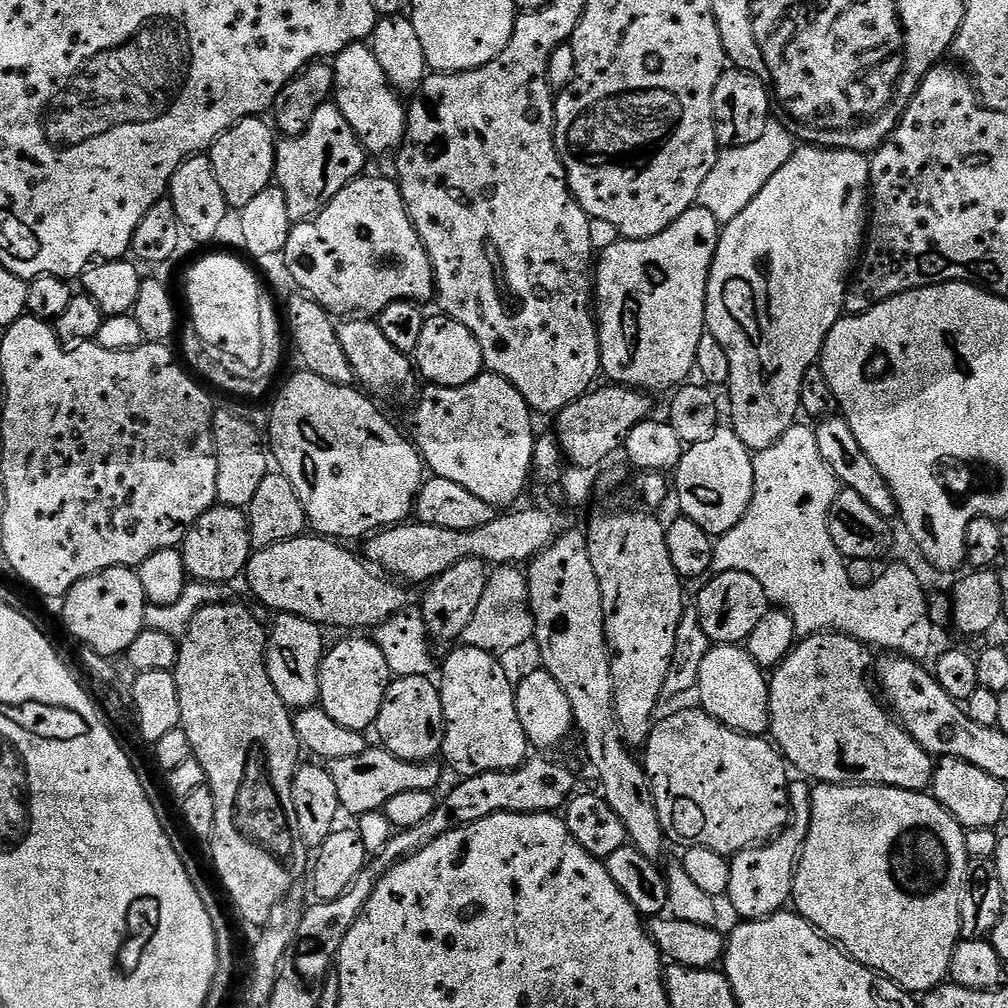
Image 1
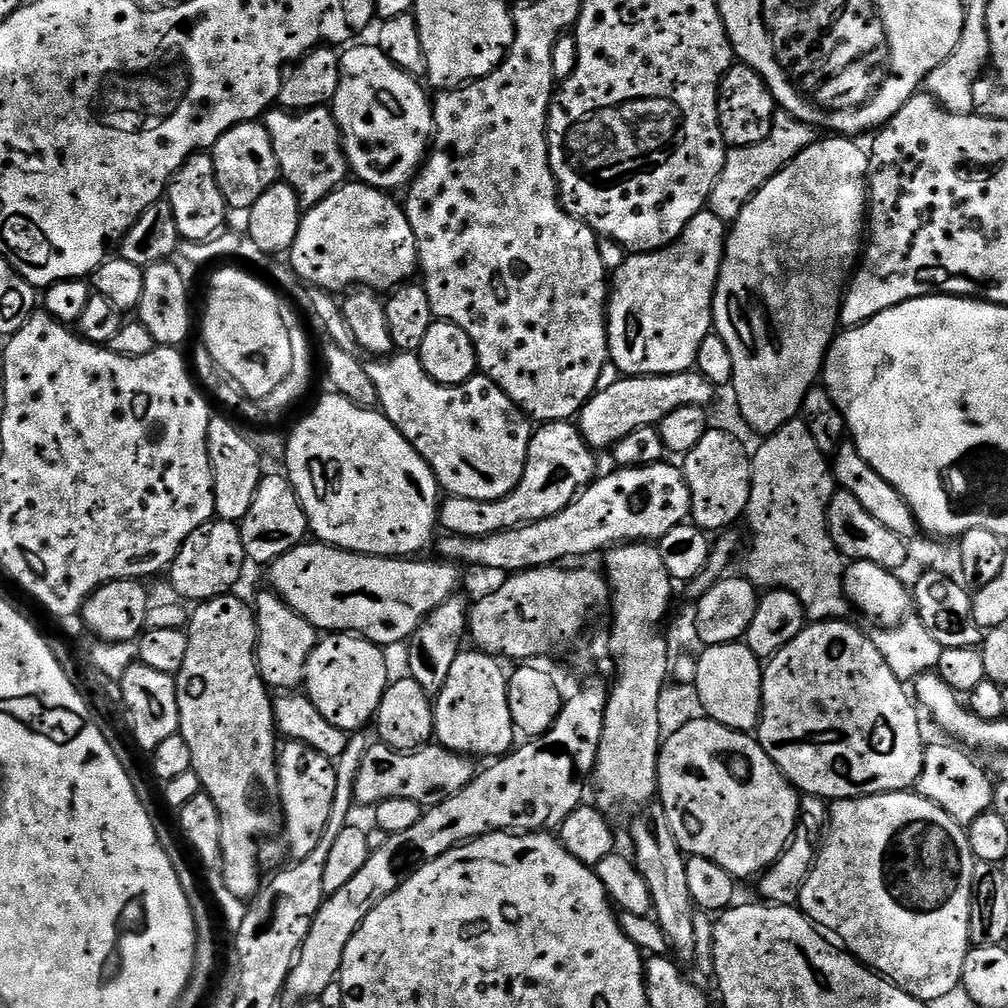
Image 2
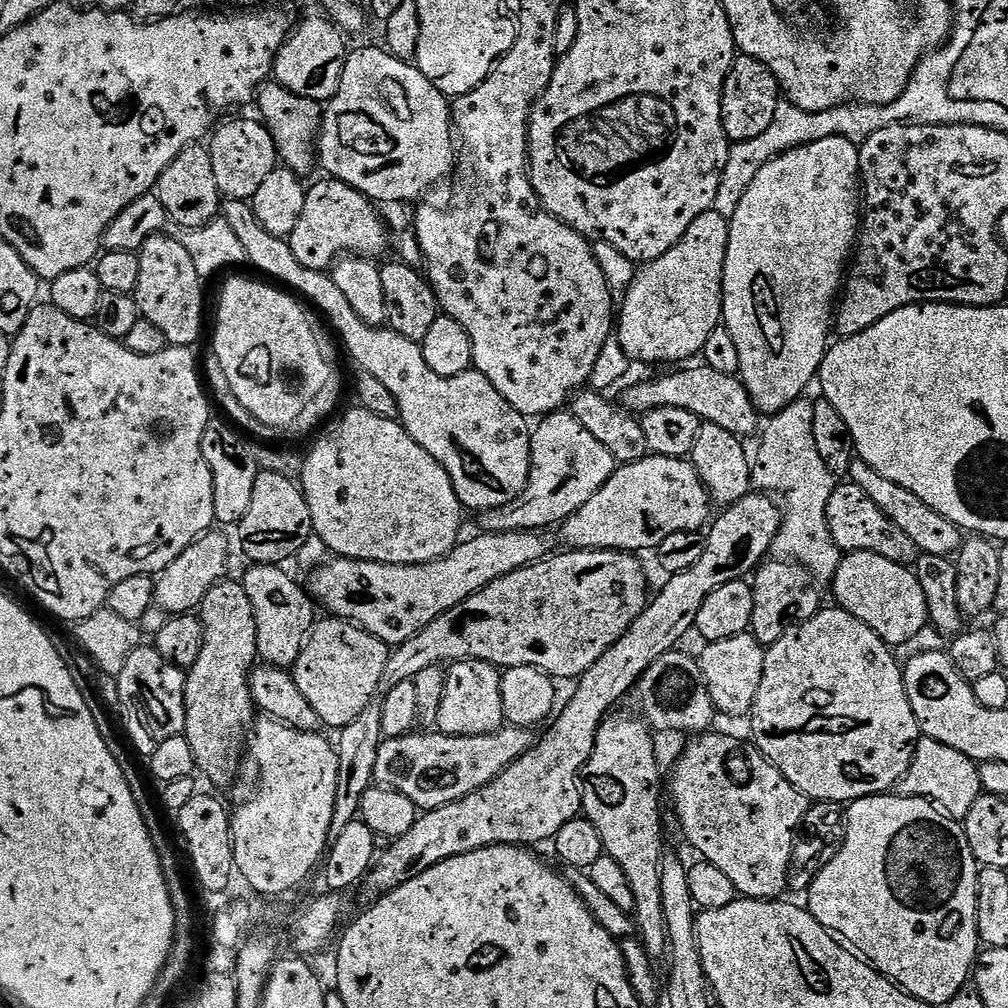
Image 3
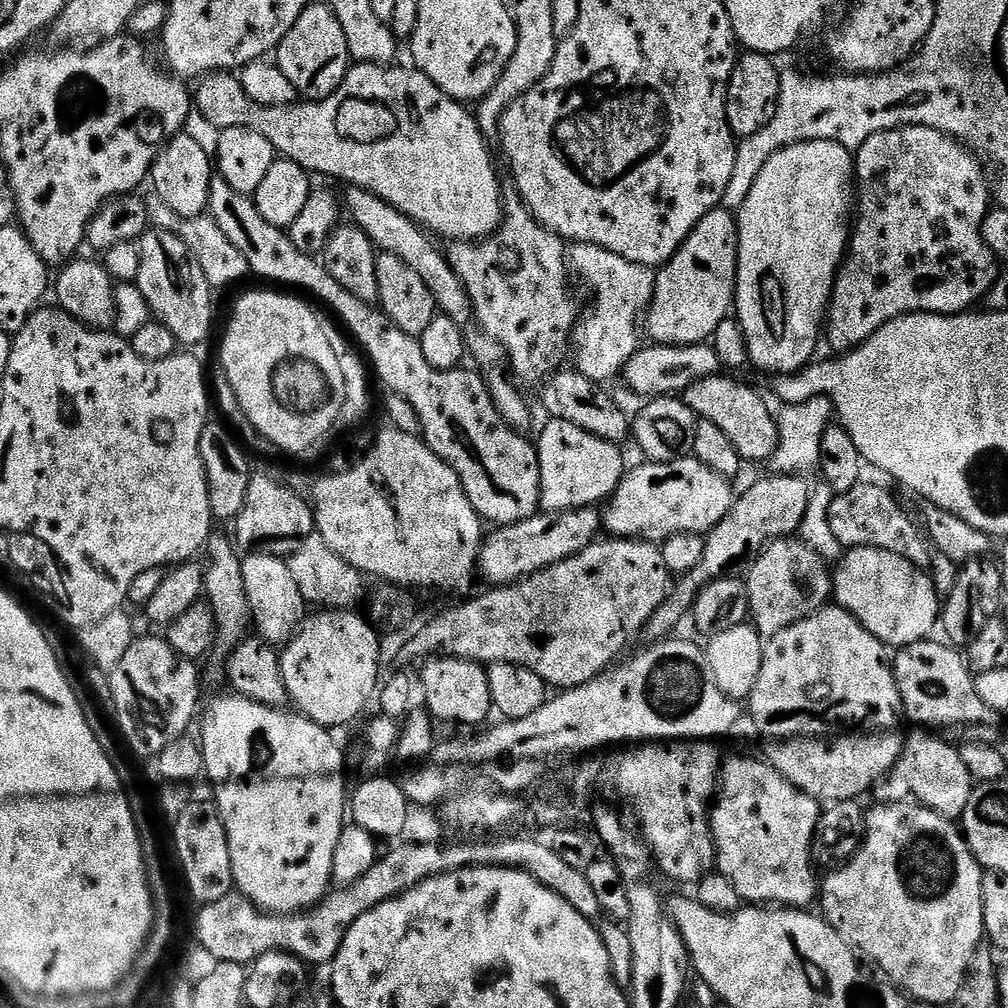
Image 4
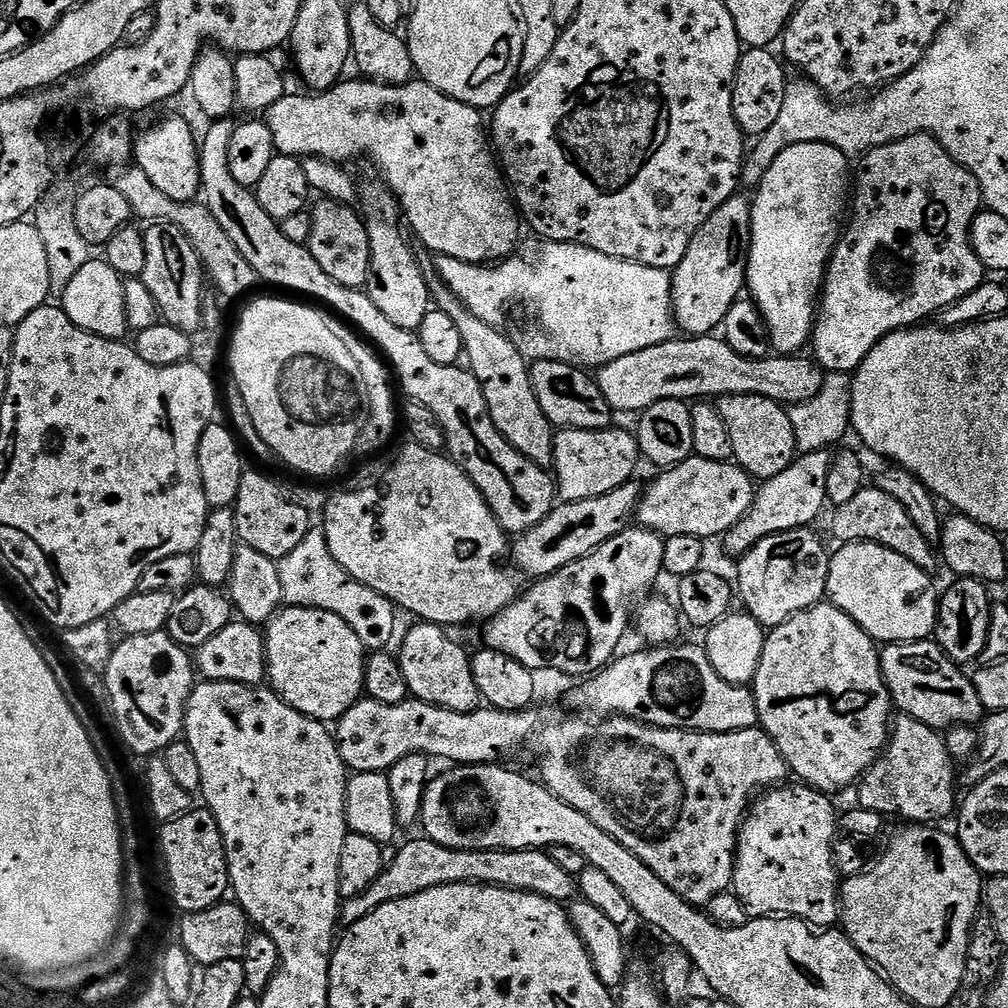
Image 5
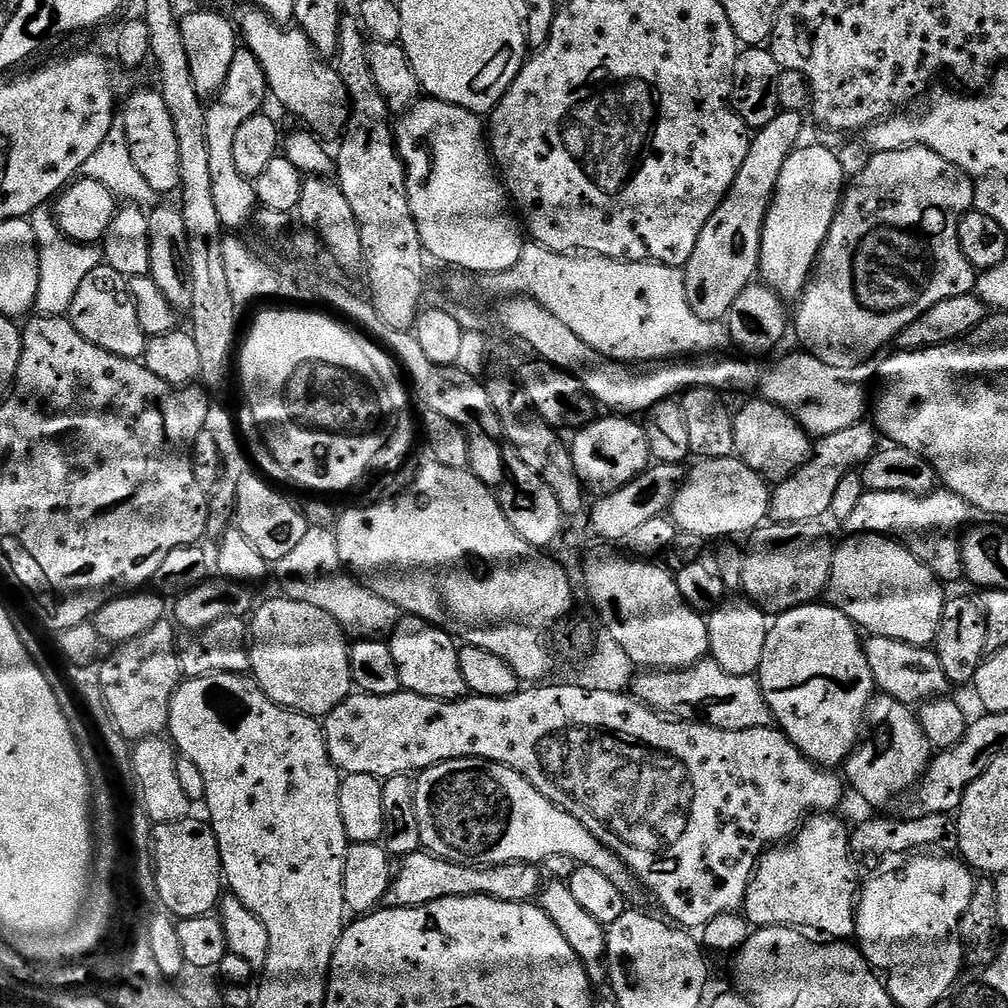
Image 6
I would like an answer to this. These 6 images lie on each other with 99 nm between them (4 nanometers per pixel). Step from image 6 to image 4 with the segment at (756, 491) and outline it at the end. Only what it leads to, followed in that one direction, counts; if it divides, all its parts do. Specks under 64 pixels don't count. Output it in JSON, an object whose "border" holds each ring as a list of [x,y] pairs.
{"border":[[[695,455],[675,460],[669,464],[654,464],[640,462],[637,468],[629,467],[620,485],[612,493],[602,512],[602,528],[609,537],[622,540],[647,540],[649,542],[663,542],[672,536],[698,532],[707,534],[711,528],[718,526],[722,518],[726,518],[732,509],[734,491],[730,485],[729,477],[719,476],[710,466],[697,460]]]}

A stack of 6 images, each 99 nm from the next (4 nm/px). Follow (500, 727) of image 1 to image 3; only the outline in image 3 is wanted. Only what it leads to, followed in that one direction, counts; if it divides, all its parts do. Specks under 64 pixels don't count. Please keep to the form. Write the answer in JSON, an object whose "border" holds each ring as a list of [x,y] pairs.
{"border":[[[458,660],[447,669],[442,710],[438,710],[436,728],[448,736],[477,736],[495,732],[505,723],[502,706],[501,673],[495,664],[484,660]]]}

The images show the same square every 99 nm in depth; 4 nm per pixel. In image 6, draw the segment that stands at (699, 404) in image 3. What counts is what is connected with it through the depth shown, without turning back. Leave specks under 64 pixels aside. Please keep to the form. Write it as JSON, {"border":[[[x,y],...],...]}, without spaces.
{"border":[[[763,398],[748,400],[735,409],[734,422],[735,455],[750,470],[754,470],[769,482],[779,482],[794,474],[813,455],[814,444],[800,423],[786,410]]]}

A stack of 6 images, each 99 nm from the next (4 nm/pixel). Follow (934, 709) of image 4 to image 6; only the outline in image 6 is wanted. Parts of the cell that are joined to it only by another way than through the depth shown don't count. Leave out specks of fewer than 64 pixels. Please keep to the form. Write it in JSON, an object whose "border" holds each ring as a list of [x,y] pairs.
{"border":[[[869,635],[863,641],[863,646],[866,662],[870,664],[870,670],[876,679],[877,689],[883,695],[894,698],[903,704],[916,706],[925,700],[935,700],[943,697],[947,693],[944,691],[949,691],[950,685],[946,678],[946,672],[942,670],[942,662],[937,658],[935,651],[931,647],[915,648],[912,644],[903,644],[897,640],[886,638],[885,636],[873,635]]]}

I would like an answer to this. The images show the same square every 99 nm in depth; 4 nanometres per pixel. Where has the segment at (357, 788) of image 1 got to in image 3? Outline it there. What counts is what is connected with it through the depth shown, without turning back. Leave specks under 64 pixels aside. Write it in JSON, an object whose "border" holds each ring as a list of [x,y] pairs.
{"border":[[[501,726],[495,732],[478,734],[477,736],[448,736],[439,730],[424,730],[417,734],[406,736],[389,736],[378,746],[378,756],[375,759],[372,779],[379,787],[389,788],[405,798],[410,798],[418,810],[441,808],[450,802],[458,802],[466,798],[466,794],[474,794],[474,790],[482,790],[490,782],[509,768],[522,754],[532,748],[534,736],[527,728]]]}

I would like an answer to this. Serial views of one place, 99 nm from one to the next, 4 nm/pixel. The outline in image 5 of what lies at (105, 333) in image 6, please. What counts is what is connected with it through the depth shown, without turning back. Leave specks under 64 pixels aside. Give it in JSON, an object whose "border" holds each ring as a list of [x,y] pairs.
{"border":[[[90,258],[70,283],[59,293],[58,300],[65,314],[82,330],[94,334],[98,338],[123,341],[124,335],[129,335],[130,329],[126,322],[126,298],[124,294],[125,277],[108,264],[107,259]]]}

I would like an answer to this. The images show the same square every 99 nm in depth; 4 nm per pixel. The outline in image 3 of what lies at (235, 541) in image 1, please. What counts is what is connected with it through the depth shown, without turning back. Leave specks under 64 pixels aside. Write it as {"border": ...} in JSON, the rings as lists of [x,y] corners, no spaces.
{"border":[[[209,530],[197,538],[193,544],[186,546],[170,566],[166,566],[155,577],[152,585],[152,599],[155,607],[160,608],[169,616],[192,614],[210,594],[215,584],[220,583],[229,575],[228,572],[228,540],[220,530]]]}

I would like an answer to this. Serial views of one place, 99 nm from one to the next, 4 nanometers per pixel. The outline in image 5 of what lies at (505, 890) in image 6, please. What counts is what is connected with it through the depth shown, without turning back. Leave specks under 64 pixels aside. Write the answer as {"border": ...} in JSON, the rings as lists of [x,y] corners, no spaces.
{"border":[[[427,838],[419,839],[412,840],[397,850],[396,857],[393,860],[391,857],[385,863],[384,869],[378,874],[370,890],[364,890],[362,894],[343,901],[339,919],[341,925],[347,926],[366,918],[366,914],[378,910],[378,906],[386,906],[386,902],[410,898],[414,894],[422,894],[426,890],[434,890],[438,886],[447,884],[489,884],[495,888],[509,888],[515,892],[533,892],[542,898],[557,902],[571,901],[577,895],[577,877],[566,874],[566,870],[562,870],[562,866],[558,866],[558,862],[554,862],[554,858],[550,858],[547,851],[539,848],[506,850],[505,852],[502,850],[454,850],[446,846],[438,846],[438,842]]]}

